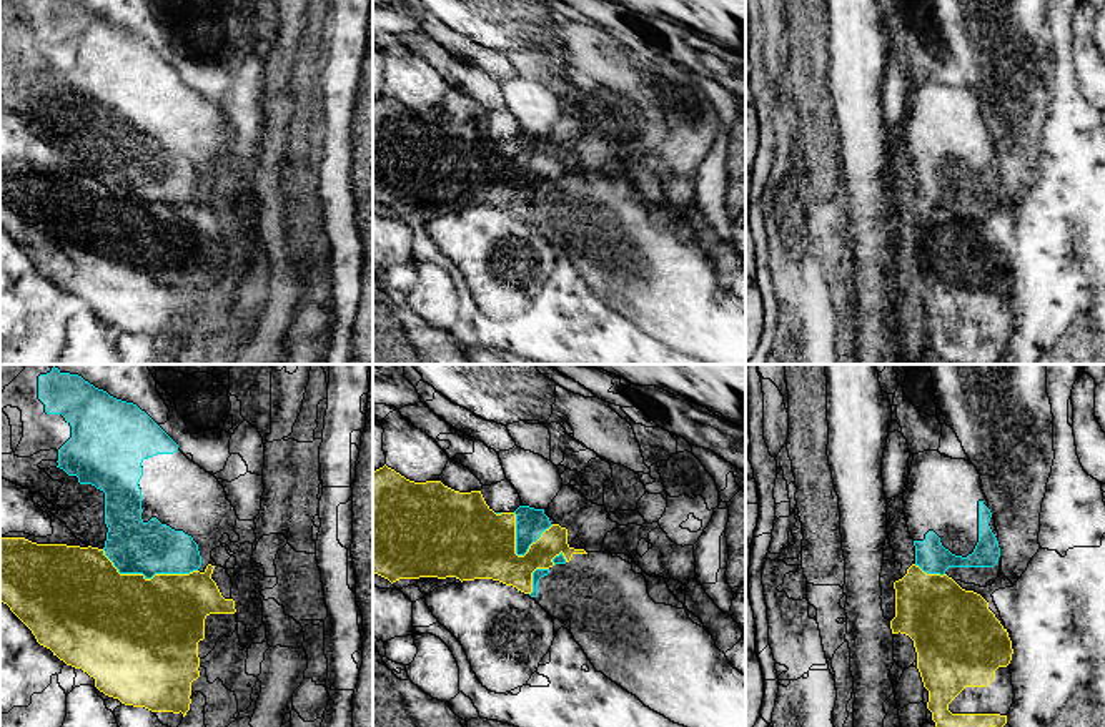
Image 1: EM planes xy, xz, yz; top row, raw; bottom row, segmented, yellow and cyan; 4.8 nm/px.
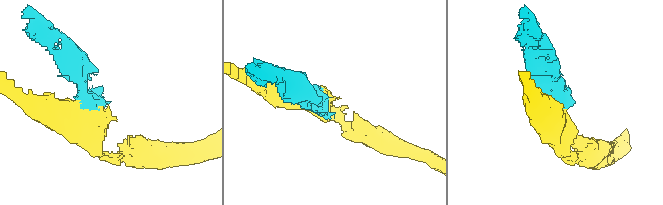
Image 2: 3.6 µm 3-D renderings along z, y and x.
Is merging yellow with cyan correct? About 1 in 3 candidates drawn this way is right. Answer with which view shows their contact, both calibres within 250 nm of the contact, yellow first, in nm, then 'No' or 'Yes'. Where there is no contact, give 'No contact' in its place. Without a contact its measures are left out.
Touches yellow in xy. Thickness 500 nm (yellow) against 260 nm. No

